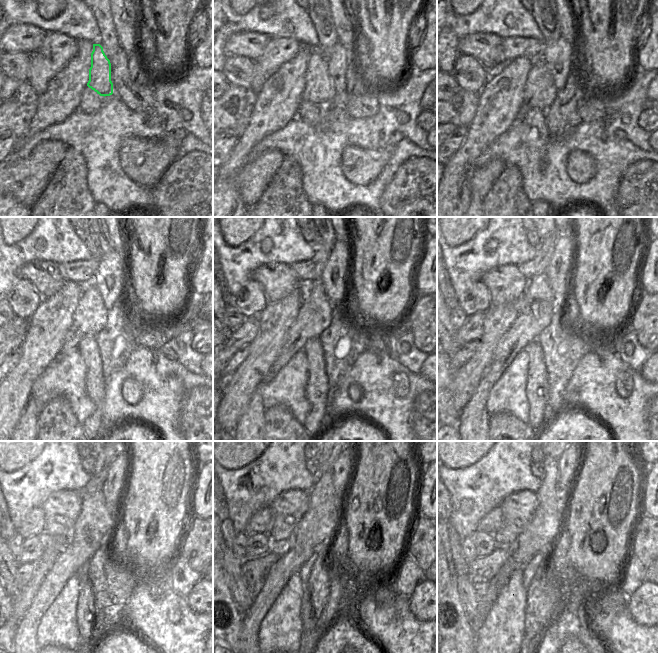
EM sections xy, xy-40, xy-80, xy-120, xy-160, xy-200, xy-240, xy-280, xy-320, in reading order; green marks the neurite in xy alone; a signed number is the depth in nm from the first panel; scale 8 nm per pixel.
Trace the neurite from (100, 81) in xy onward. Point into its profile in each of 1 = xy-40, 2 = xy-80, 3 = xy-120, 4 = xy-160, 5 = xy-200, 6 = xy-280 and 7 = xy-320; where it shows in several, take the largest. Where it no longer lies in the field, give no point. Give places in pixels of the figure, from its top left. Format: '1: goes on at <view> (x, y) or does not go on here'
1: goes on at xy-40 (319, 89)
2: goes on at xy-80 (539, 92)
3: goes on at xy-120 (90, 316)
4: goes on at xy-160 (315, 314)
5: goes on at xy-200 (473, 420)
6: goes on at xy-280 (291, 560)
7: goes on at xy-320 (488, 594)

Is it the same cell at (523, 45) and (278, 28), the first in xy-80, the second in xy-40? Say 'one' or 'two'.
two

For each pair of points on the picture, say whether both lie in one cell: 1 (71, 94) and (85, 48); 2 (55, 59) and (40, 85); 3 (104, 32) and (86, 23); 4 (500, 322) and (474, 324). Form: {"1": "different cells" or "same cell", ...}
{"1": "same cell", "2": "same cell", "3": "different cells", "4": "different cells"}

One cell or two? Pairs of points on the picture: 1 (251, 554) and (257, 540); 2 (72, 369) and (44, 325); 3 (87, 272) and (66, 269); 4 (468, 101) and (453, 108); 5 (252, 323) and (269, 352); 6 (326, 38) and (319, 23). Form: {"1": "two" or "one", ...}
{"1": "one", "2": "two", "3": "one", "4": "one", "5": "two", "6": "one"}

